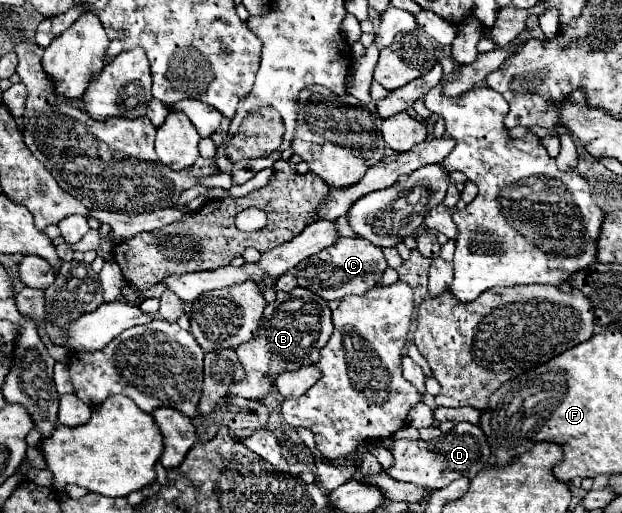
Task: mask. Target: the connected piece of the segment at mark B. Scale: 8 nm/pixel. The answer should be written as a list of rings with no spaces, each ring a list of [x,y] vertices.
[[[301,286],[293,288],[291,292],[277,292],[275,302],[265,306],[261,324],[253,338],[237,346],[239,362],[245,368],[245,380],[233,384],[233,388],[229,388],[229,394],[249,400],[263,400],[273,388],[273,380],[265,378],[275,378],[285,370],[299,370],[301,366],[317,362],[319,350],[323,344],[327,344],[331,332],[333,324],[327,300],[321,300],[321,296]]]

